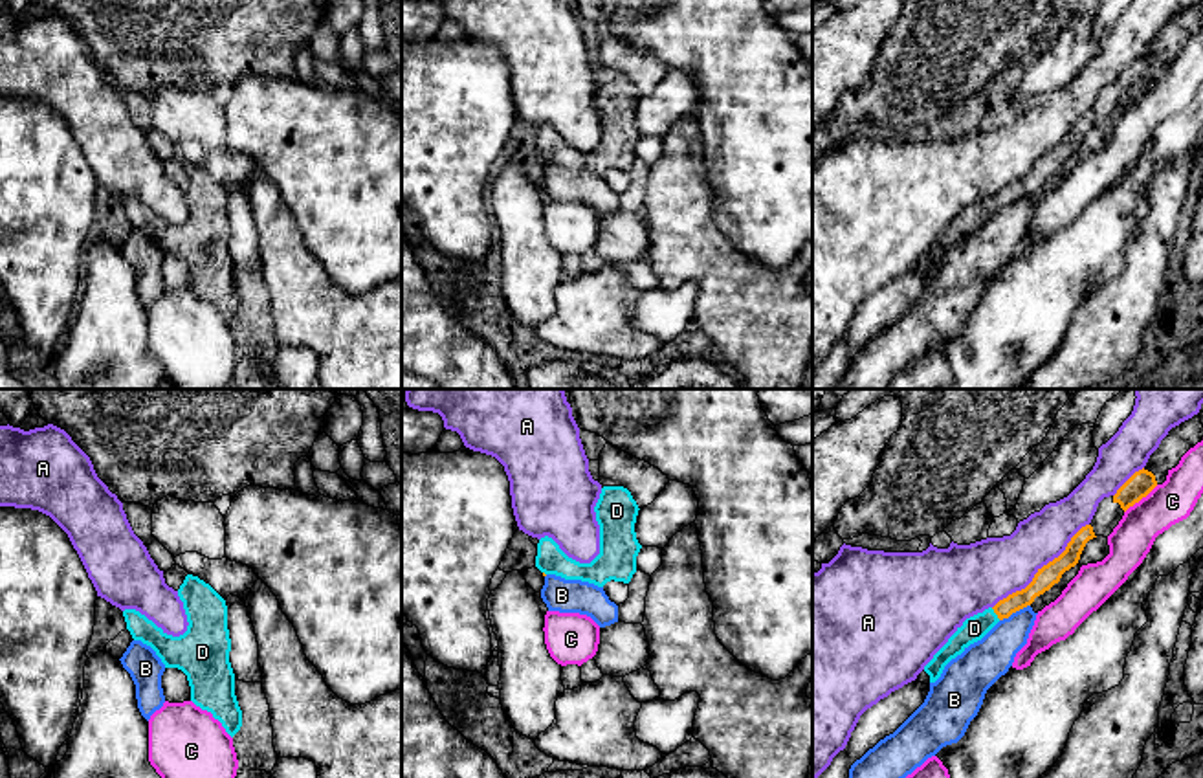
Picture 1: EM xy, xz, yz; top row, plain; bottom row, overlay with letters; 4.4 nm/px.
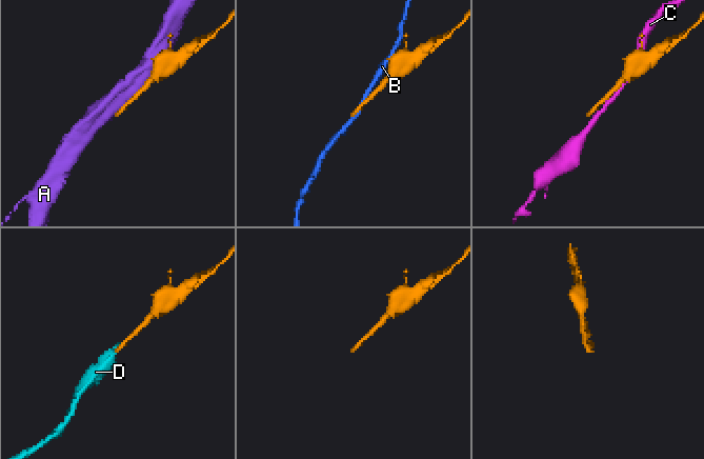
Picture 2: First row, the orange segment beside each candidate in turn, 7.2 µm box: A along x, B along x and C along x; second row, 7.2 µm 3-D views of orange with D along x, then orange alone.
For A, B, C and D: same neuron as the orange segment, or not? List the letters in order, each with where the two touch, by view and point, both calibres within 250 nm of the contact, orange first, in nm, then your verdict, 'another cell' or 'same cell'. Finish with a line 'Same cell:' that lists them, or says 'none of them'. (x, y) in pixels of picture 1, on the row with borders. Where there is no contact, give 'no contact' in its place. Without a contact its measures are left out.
A: yz (1040, 569) | 90/280 nm | another cell
B: yz (1015, 611) | 90/190 nm | another cell
C: yz (1141, 498) | 110/190 nm | another cell
D: yz (994, 611) | 90/110 nm | same cell
Same cell: D

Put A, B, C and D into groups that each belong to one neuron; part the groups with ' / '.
A / B / C / D

